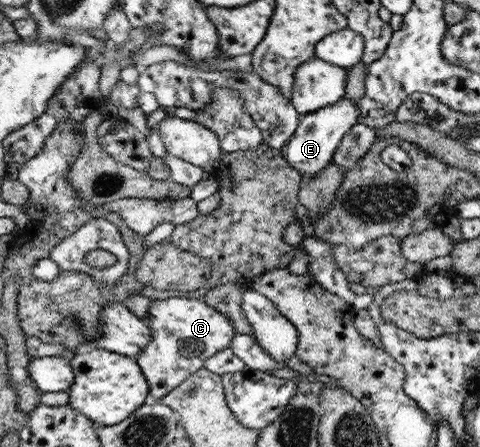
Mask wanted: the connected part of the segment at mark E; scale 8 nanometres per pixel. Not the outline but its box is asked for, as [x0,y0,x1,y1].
[282,98,360,182]

